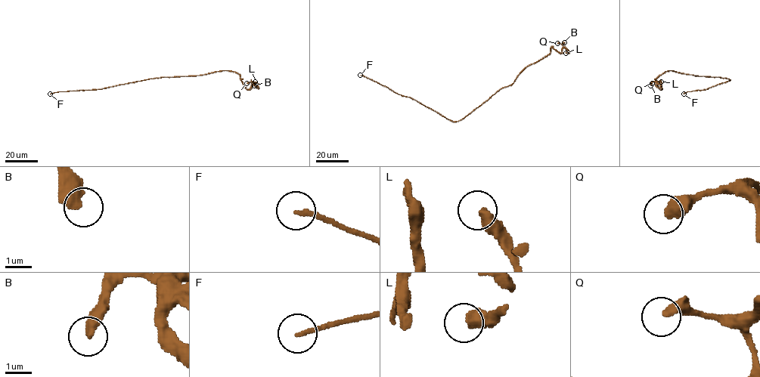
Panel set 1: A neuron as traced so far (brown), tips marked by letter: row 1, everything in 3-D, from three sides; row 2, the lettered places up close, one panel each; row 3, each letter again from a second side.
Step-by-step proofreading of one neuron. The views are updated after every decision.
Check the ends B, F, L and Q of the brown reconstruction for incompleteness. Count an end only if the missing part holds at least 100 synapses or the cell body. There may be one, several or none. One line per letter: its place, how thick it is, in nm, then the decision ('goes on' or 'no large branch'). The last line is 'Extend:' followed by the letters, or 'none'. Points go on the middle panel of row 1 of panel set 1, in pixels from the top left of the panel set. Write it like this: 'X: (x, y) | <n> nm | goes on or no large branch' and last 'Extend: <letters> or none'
B: (564, 42) | 480 nm | no large branch
F: (360, 75) | 160 nm | goes on
L: (566, 53) | 500 nm | no large branch
Q: (557, 43) | 400 nm | no large branch
Extend: F

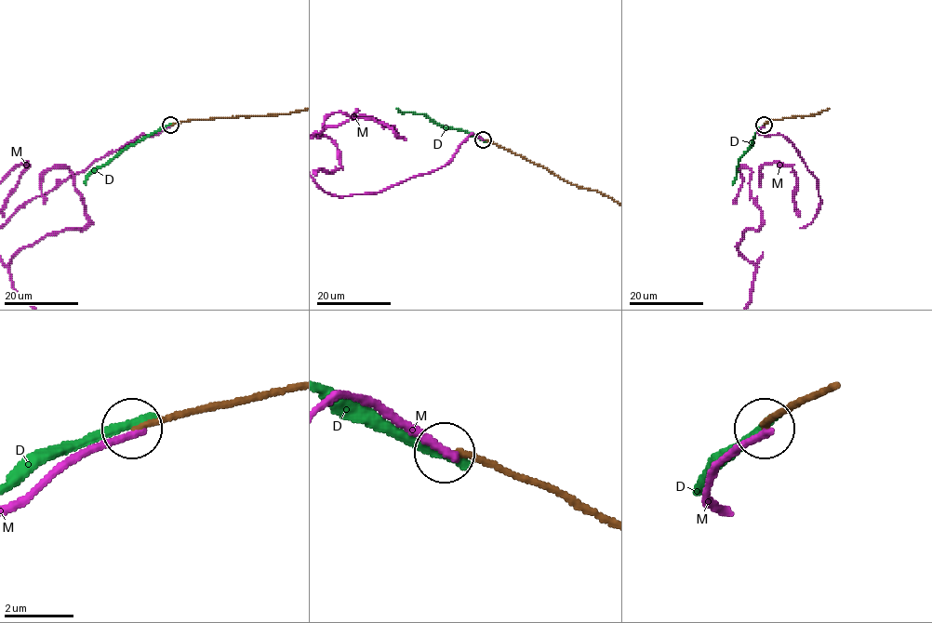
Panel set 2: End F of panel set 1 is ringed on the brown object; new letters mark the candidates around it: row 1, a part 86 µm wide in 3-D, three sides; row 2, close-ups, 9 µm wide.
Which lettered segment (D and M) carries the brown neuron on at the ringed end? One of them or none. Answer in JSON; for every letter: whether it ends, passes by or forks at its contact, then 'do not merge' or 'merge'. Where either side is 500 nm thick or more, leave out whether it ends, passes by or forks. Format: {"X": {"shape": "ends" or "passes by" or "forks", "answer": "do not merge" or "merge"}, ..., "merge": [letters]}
{"D": {"shape": "ends", "answer": "do not merge"}, "M": {"shape": "ends", "answer": "do not merge"}, "merge": []}

